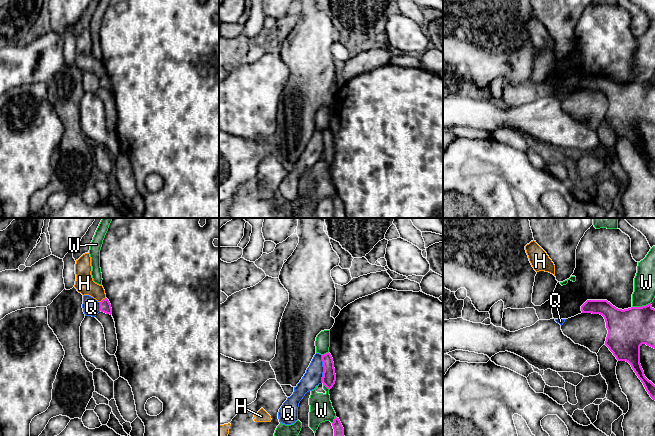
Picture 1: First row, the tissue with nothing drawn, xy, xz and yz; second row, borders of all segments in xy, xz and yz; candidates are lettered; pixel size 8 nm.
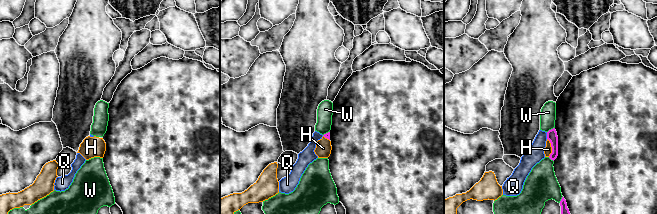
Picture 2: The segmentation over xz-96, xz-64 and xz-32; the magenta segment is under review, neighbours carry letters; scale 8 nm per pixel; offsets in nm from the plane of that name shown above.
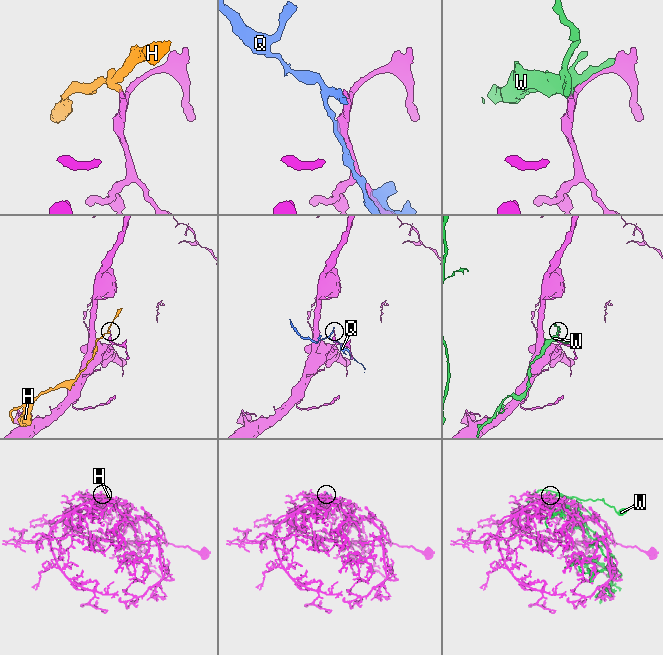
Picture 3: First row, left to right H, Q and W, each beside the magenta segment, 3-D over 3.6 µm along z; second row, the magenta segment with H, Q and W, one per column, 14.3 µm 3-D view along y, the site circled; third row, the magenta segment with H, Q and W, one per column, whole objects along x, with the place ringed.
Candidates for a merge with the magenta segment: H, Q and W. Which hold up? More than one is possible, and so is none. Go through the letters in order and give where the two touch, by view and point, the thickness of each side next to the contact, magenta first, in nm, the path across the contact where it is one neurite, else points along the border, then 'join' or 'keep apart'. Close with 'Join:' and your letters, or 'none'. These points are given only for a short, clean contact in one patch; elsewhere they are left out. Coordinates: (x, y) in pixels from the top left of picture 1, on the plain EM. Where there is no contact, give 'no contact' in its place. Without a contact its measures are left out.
H: xy (102, 76) | 90/150 nm | along xy (105, 73), (100, 78) | keep apart
Q: xz (324, 145) | 110/140 nm | keep apart
W: yz (642, 82) | 320/180 nm | keep apart
Join: none

